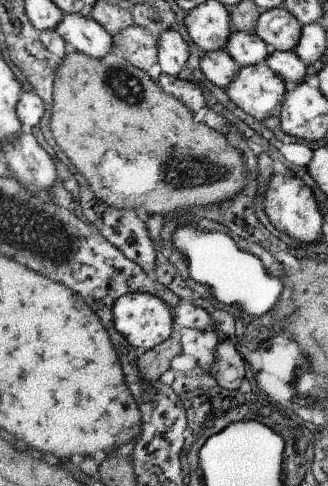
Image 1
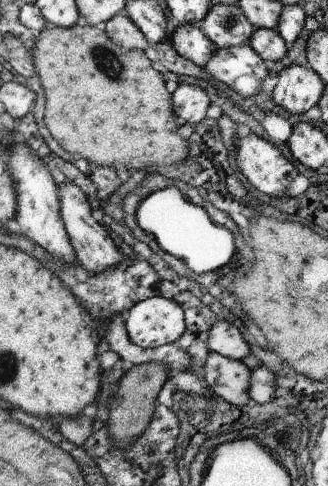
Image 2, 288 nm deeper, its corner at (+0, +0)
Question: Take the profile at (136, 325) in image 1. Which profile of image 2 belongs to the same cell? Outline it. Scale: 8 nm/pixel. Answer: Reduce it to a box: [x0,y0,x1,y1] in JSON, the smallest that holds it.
[123,298,183,350]

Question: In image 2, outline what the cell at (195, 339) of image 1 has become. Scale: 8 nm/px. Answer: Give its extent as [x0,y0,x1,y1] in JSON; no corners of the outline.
[201,352,251,406]

